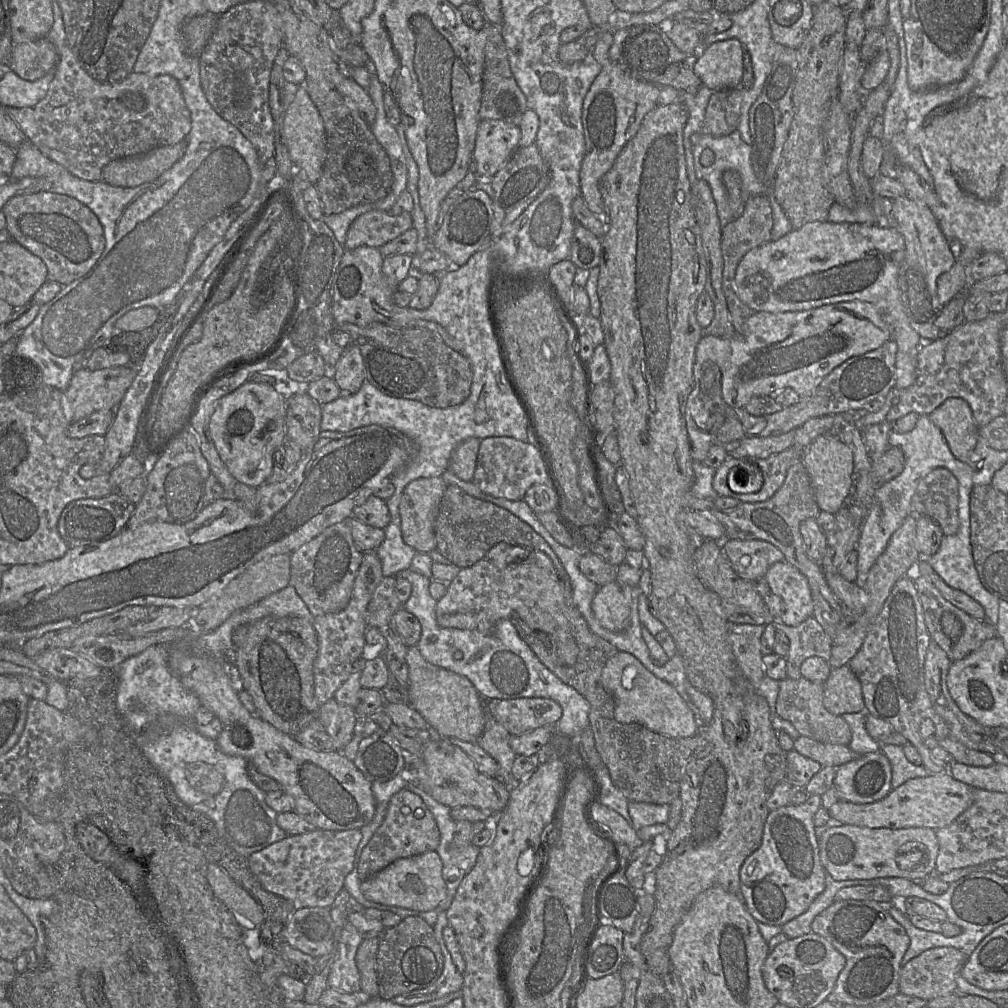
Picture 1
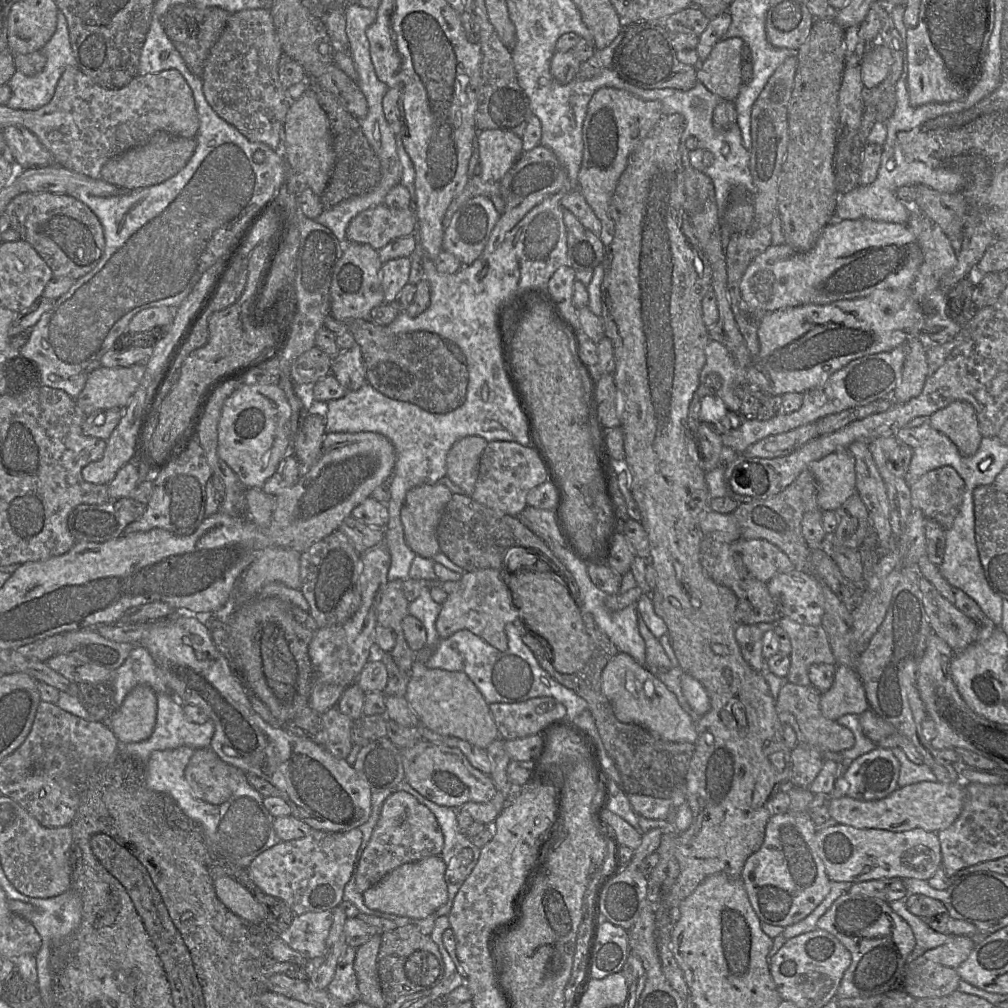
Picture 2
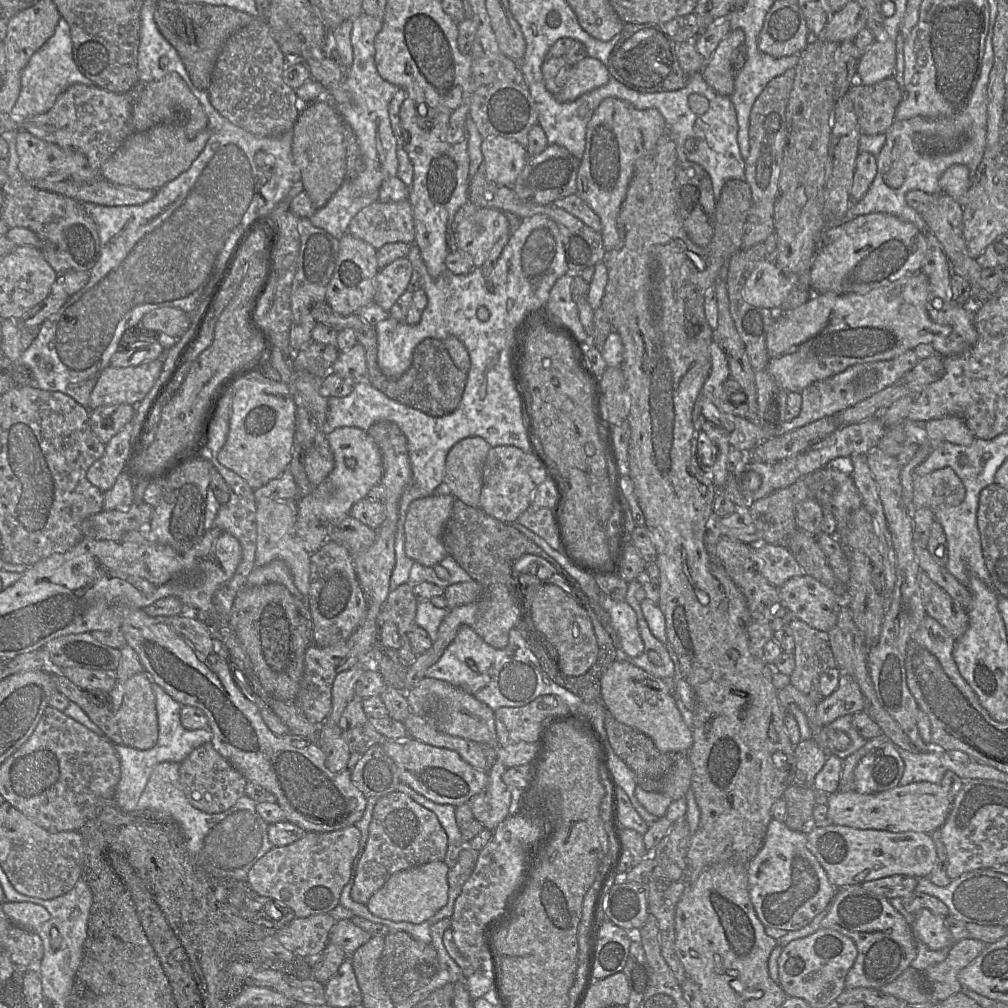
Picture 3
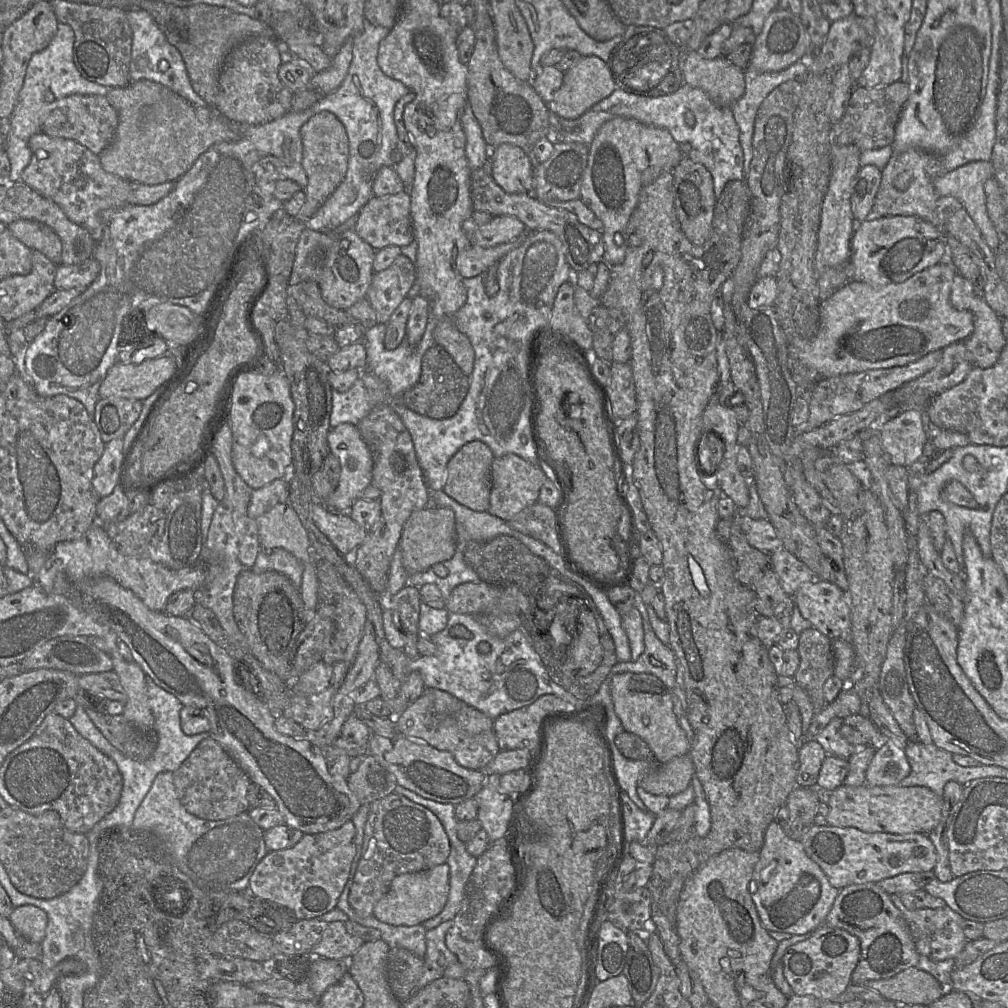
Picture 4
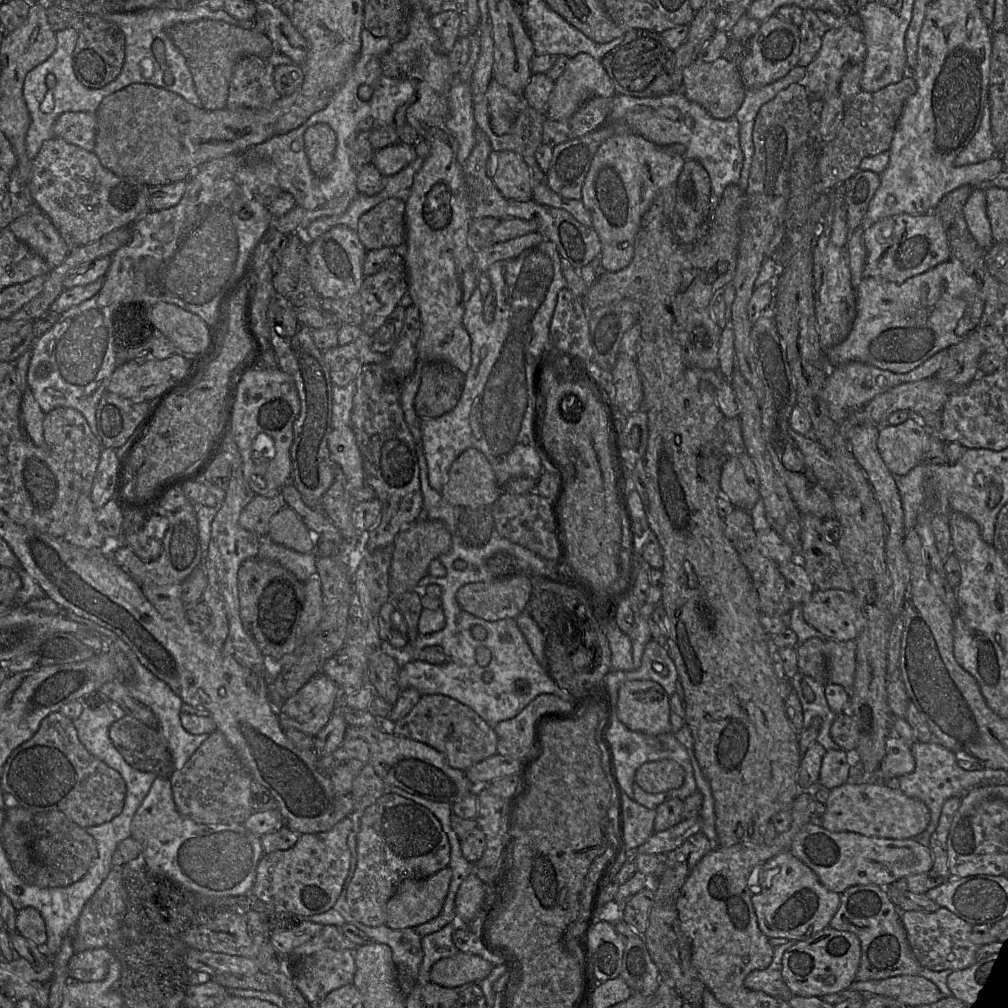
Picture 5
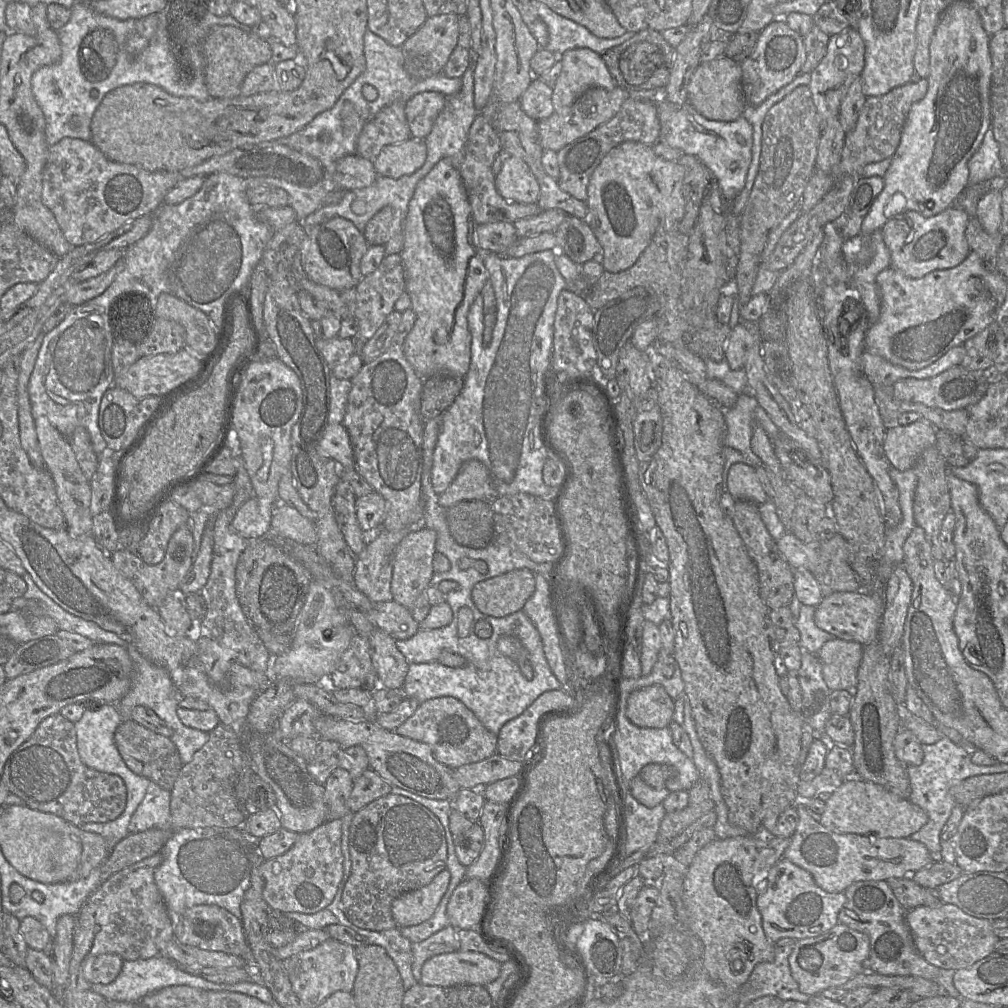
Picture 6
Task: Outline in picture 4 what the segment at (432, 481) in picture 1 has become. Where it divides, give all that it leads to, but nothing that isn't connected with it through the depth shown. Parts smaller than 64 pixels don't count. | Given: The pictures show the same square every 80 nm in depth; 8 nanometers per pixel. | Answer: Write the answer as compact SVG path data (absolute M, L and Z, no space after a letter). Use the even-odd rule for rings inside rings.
M426 507L413 512L403 527L399 547L402 552L402 563L408 575L427 571L435 564L451 559L456 551L454 512L448 507Z

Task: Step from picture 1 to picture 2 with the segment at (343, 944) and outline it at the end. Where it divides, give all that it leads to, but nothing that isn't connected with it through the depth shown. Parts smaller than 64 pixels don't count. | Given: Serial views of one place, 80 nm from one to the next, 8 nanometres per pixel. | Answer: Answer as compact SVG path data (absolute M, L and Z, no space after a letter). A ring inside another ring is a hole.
M347 946L336 967L333 979L326 988L329 994L343 1006L348 1006L361 1000L354 971L356 949L355 947Z

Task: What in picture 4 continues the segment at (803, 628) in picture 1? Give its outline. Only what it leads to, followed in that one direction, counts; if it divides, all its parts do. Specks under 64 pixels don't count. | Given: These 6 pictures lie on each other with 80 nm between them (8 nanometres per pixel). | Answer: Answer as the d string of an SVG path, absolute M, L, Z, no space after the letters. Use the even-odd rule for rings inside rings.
M811 627L799 634L797 651L800 662L794 681L808 694L814 713L817 714L827 704L823 693L824 684L834 675L832 640Z

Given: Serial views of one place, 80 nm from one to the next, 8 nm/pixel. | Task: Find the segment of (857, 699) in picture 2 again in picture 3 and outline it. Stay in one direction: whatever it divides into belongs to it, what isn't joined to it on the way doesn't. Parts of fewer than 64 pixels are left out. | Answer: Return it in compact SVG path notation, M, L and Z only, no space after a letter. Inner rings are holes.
M841 673L835 691L818 703L815 724L825 727L837 718L861 712L863 708L864 699L858 683L850 675Z

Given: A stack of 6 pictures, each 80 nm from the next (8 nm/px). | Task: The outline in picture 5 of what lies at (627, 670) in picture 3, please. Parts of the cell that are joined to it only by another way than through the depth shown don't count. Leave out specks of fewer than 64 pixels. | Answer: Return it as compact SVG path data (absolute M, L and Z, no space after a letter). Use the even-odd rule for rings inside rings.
M652 680L624 682L618 692L617 716L632 731L649 736L672 732L670 696Z

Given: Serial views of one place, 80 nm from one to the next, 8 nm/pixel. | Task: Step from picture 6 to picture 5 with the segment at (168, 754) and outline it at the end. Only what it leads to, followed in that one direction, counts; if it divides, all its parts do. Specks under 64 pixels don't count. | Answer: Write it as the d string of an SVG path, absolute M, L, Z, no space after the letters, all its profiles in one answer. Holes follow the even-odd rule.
M125 714L109 727L108 734L131 767L163 777L170 777L174 771L168 743L158 729Z

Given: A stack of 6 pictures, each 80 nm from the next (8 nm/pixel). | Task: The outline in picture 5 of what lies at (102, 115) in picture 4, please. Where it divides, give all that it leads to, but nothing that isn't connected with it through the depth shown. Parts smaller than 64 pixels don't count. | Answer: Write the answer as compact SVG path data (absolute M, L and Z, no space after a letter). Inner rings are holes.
M64 112L57 118L53 131L55 137L93 152L96 127L96 112Z

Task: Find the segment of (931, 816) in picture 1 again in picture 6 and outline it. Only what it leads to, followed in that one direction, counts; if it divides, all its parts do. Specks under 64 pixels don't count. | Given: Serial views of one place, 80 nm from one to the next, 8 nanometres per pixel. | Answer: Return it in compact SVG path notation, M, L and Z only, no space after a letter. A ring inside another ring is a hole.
M845 780L826 801L820 823L837 834L858 834L878 838L908 838L927 822L926 812L882 785L864 780Z

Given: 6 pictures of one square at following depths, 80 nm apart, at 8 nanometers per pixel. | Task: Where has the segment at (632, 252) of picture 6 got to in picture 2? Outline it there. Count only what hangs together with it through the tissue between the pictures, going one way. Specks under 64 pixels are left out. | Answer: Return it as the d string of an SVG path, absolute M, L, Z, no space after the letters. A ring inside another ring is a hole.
M611 87L598 89L589 101L583 122L583 158L577 189L601 222L602 231L614 237L610 202L629 156L657 124L662 114L659 101L645 101L628 91Z

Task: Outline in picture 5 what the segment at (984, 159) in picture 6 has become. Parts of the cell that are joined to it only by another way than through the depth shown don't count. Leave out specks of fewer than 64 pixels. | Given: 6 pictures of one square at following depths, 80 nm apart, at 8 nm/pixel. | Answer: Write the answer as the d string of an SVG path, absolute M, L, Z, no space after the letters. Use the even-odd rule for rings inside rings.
M990 102L984 109L981 125L969 145L956 157L954 164L958 167L983 162L999 156L991 122Z

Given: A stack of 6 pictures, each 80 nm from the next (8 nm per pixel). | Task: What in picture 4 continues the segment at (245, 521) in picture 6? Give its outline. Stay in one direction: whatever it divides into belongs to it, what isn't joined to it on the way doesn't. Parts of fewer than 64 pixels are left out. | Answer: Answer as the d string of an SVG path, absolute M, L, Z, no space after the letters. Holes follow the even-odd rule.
M289 477L276 479L262 488L253 490L248 506L248 515L257 519L277 504L288 503L289 495Z

